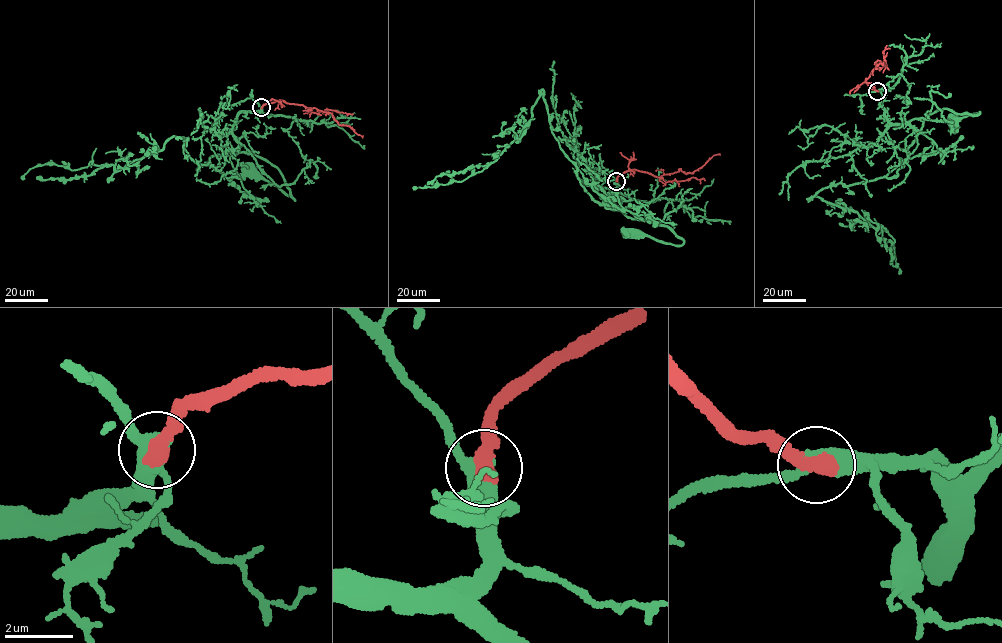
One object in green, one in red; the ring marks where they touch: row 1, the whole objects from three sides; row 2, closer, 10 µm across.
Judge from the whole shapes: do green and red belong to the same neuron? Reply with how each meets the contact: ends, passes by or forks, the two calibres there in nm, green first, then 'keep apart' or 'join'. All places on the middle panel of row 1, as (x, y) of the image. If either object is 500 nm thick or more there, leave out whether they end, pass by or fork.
480 nm thick on the green side, 500 nm on the other; join

